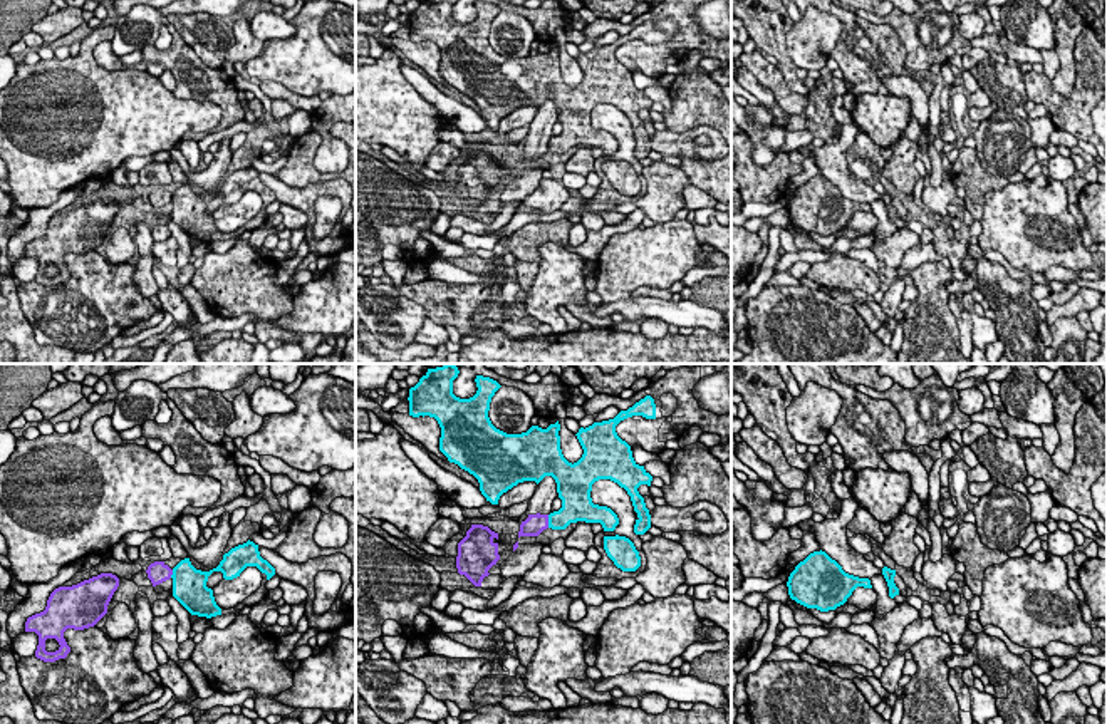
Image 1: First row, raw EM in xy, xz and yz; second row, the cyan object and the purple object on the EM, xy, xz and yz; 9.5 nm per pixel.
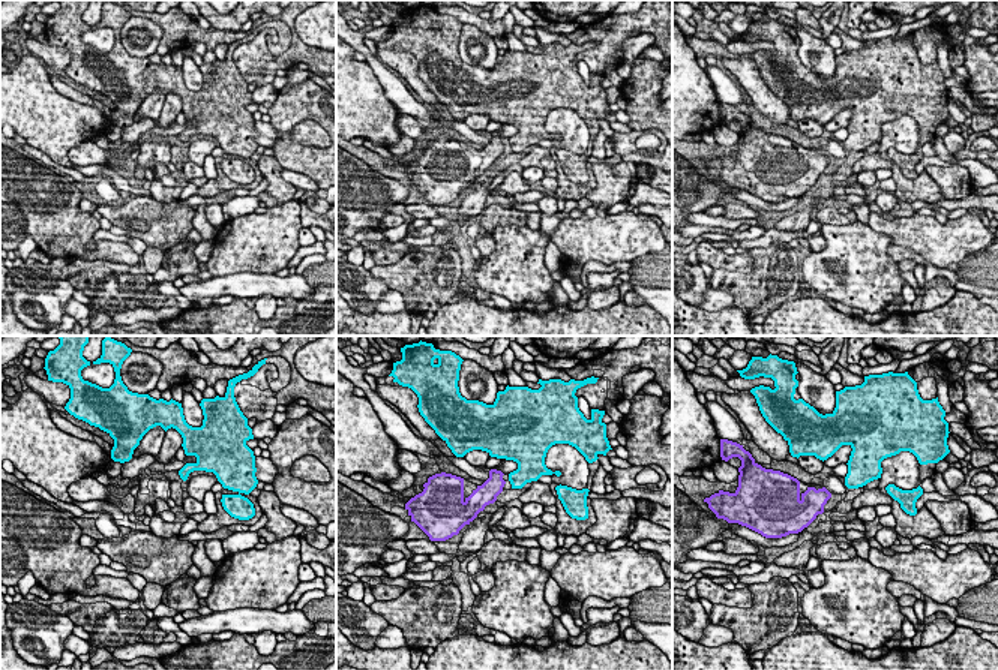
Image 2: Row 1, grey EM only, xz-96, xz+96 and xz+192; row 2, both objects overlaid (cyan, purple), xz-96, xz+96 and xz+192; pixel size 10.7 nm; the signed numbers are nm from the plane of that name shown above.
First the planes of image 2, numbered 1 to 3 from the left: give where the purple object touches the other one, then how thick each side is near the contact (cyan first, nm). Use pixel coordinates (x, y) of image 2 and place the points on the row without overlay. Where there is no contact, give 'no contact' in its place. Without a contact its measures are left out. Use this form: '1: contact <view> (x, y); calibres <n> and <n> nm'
1: no contact
2: no contact
3: no contact

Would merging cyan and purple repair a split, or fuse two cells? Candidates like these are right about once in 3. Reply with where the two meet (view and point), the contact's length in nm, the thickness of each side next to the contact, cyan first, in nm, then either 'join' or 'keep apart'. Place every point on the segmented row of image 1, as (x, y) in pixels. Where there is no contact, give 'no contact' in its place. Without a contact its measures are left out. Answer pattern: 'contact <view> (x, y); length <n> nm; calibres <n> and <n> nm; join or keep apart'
contact xz (549, 522); length 130 nm; calibres 220 and 200 nm; keep apart

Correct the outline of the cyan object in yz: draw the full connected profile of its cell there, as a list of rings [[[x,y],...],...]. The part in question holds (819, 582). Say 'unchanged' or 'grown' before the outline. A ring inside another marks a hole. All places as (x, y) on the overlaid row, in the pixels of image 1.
unchanged; [[[813,551],[790,573],[788,595],[797,603],[820,612],[844,605],[857,587],[872,588],[869,578],[849,575],[825,551]]]

